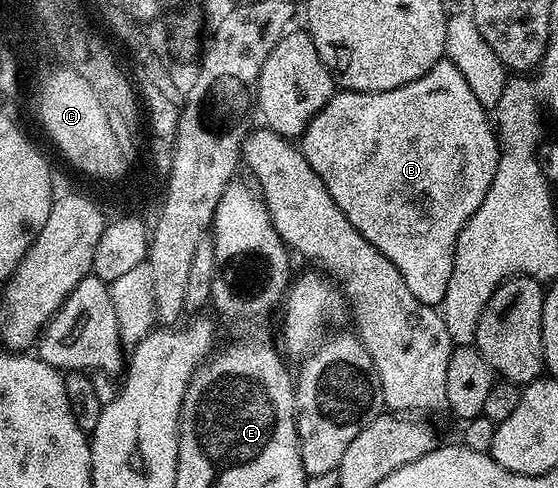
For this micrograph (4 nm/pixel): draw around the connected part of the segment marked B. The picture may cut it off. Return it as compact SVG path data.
M438 60L420 78L401 88L376 94L366 94L356 90L343 90L332 94L331 99L323 105L321 112L317 112L317 116L313 116L313 120L301 135L301 149L305 160L309 160L309 164L317 172L338 207L345 212L349 222L361 232L364 240L374 250L385 255L397 268L397 272L401 272L401 280L405 280L405 288L409 288L409 292L413 292L413 296L417 296L417 300L421 300L421 304L426 306L442 307L445 288L449 288L449 276L453 276L455 245L461 228L470 220L473 212L477 212L481 200L485 200L485 192L489 192L489 184L493 184L493 176L497 172L501 147L496 127L494 125L491 127L487 114L489 114L488 107L477 100L472 89L469 88L468 81L458 68L448 60Z

